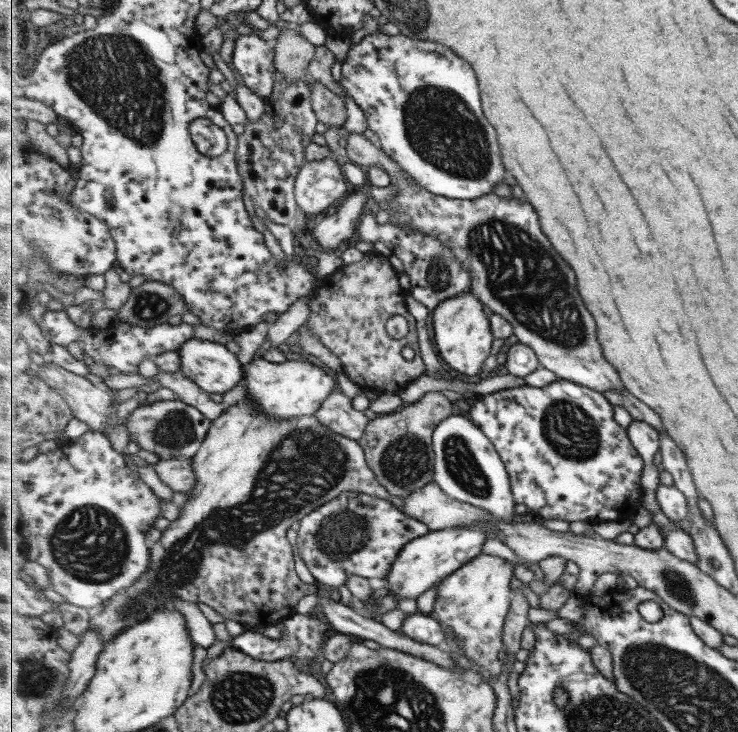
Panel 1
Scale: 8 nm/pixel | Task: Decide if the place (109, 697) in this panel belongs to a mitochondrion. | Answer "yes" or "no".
no

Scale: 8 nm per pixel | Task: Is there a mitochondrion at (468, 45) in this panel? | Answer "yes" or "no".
no

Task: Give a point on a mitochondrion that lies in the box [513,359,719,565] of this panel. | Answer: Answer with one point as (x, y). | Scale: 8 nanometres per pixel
(568, 430)

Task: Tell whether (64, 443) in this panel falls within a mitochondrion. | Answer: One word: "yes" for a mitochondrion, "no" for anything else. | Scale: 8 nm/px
no

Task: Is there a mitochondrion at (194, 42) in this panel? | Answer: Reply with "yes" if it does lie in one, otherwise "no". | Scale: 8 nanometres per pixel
no

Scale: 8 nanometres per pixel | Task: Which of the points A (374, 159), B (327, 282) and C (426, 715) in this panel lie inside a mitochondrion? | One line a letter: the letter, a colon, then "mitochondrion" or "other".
A: other
B: other
C: mitochondrion

